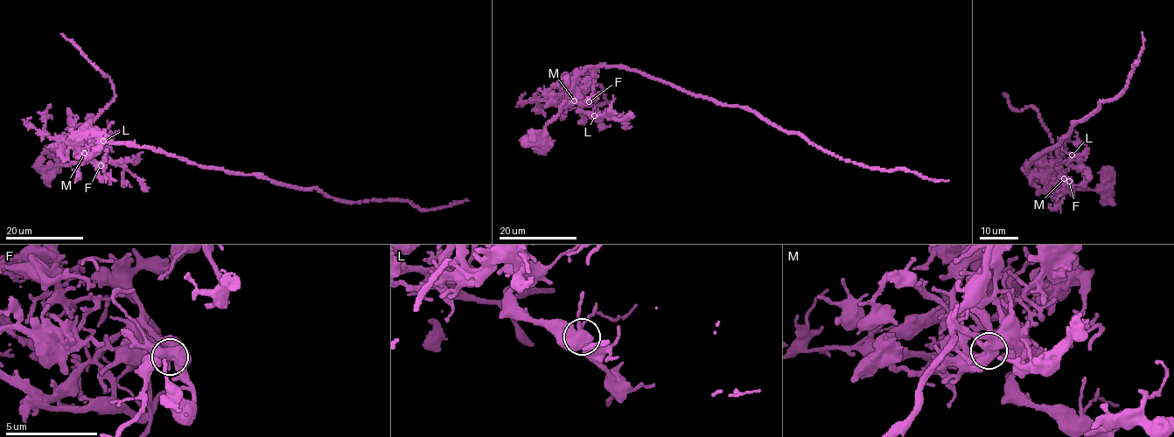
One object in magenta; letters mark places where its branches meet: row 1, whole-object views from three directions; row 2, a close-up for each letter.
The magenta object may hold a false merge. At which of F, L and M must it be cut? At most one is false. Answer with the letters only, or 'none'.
M

